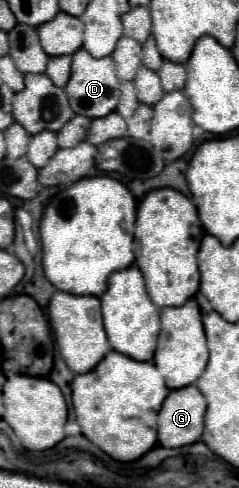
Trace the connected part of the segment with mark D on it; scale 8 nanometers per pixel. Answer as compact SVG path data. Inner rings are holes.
M79 49L73 55L71 79L65 87L65 91L67 91L73 113L77 113L77 115L85 115L89 119L95 119L95 117L103 117L103 115L115 111L115 107L119 103L119 79L115 75L113 59L111 57L95 59L85 49Z

